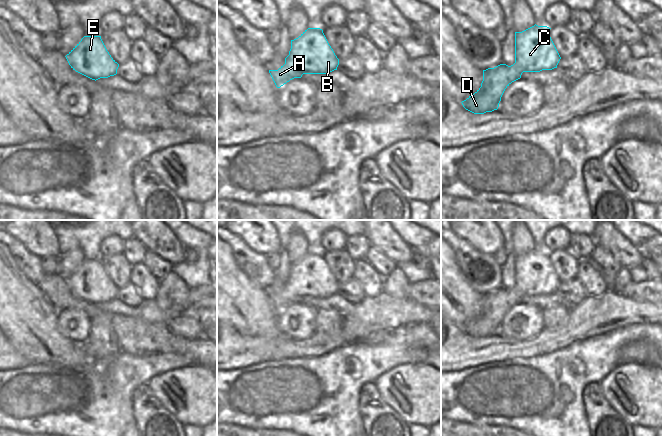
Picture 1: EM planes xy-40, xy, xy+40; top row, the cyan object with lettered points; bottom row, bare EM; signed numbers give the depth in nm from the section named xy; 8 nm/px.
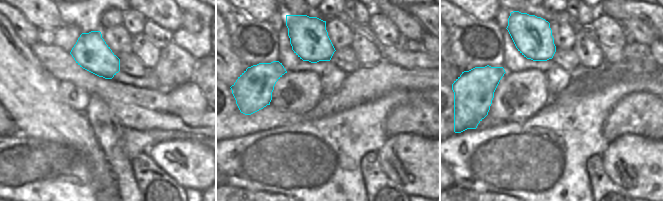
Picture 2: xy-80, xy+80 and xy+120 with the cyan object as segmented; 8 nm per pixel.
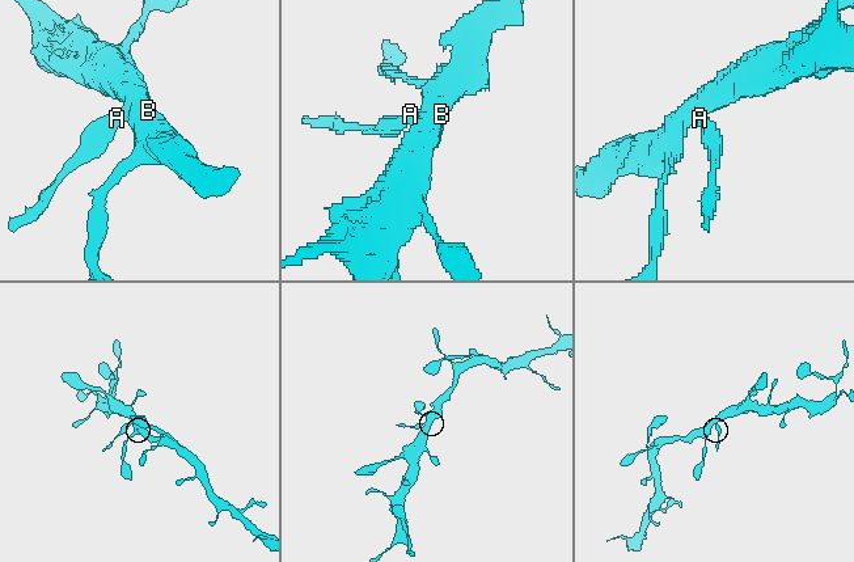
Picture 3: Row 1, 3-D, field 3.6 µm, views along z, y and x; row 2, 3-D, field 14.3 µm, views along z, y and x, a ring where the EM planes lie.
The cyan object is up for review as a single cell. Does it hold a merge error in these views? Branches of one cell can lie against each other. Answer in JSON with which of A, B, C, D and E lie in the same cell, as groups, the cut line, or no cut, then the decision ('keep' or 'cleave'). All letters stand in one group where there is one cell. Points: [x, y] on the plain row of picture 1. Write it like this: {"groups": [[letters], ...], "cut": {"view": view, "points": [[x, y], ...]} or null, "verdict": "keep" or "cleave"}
{"groups": [["A", "D"], ["B", "C", "E"]], "cut": {"view": "xy", "points": [[285, 287], [303, 297]]}, "verdict": "cleave"}

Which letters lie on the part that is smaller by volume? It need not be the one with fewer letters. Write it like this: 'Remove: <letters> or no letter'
Remove: A, D

